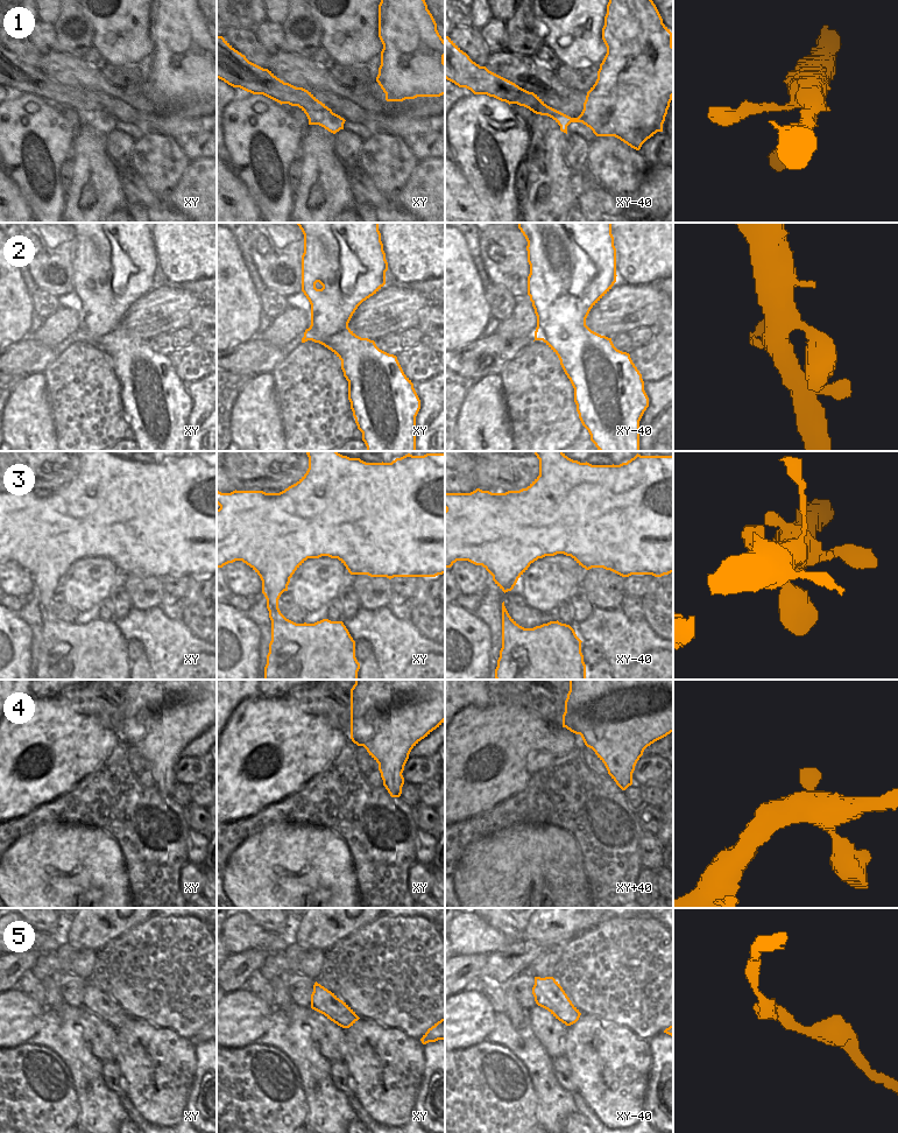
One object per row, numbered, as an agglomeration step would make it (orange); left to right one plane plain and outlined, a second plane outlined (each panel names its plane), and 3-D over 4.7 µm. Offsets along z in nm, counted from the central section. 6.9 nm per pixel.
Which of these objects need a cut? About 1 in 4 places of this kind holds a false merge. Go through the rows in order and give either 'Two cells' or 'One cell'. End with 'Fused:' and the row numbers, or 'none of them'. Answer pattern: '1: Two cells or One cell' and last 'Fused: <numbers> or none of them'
1: One cell
2: One cell
3: One cell
4: One cell
5: One cell
Fused: none of them

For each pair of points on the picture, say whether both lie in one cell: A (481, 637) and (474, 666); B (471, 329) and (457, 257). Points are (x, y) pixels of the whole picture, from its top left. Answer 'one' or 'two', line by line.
A: one
B: one

